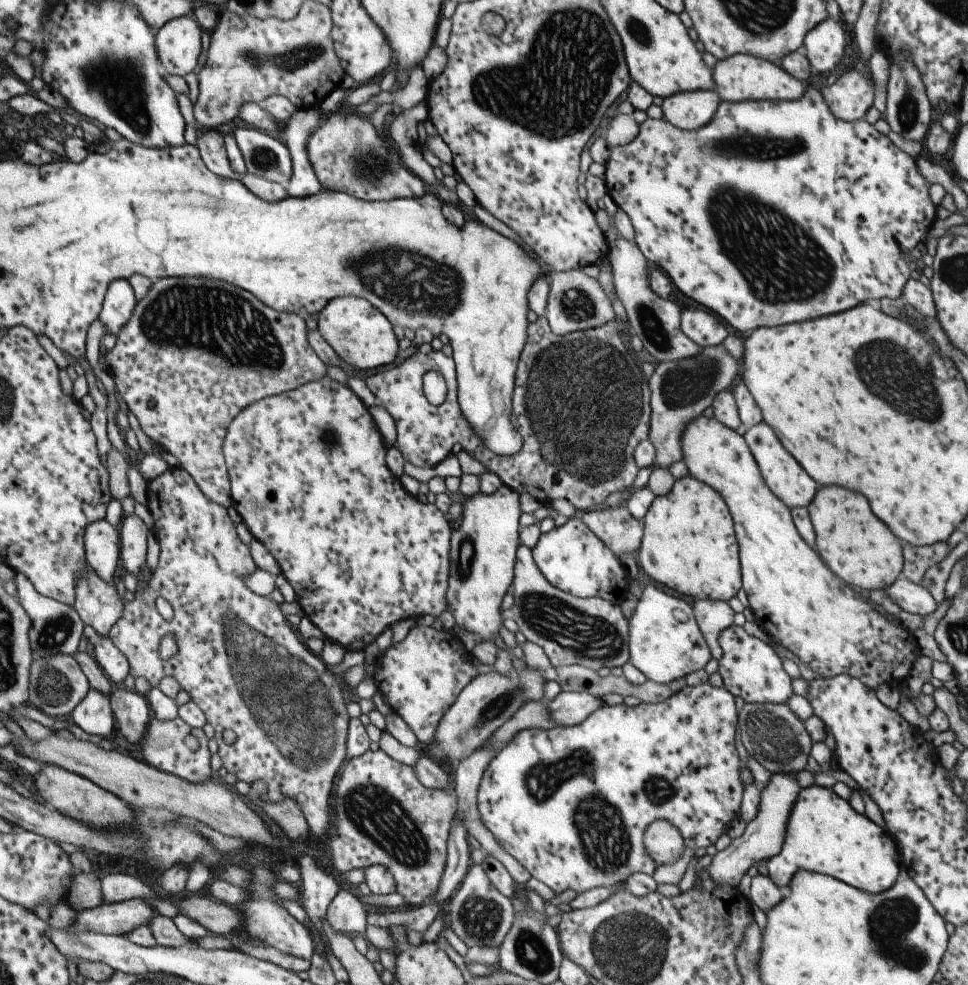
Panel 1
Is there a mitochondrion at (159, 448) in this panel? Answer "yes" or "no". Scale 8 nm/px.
no

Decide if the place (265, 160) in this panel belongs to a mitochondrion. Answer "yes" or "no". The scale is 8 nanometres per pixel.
yes

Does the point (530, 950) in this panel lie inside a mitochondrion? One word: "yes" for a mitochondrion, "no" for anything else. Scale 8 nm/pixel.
yes

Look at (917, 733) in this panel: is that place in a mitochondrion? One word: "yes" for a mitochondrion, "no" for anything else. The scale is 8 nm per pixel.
no

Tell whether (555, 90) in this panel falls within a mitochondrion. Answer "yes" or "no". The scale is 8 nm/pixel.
yes

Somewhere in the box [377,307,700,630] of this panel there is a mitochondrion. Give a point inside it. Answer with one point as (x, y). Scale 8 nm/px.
(570, 383)

